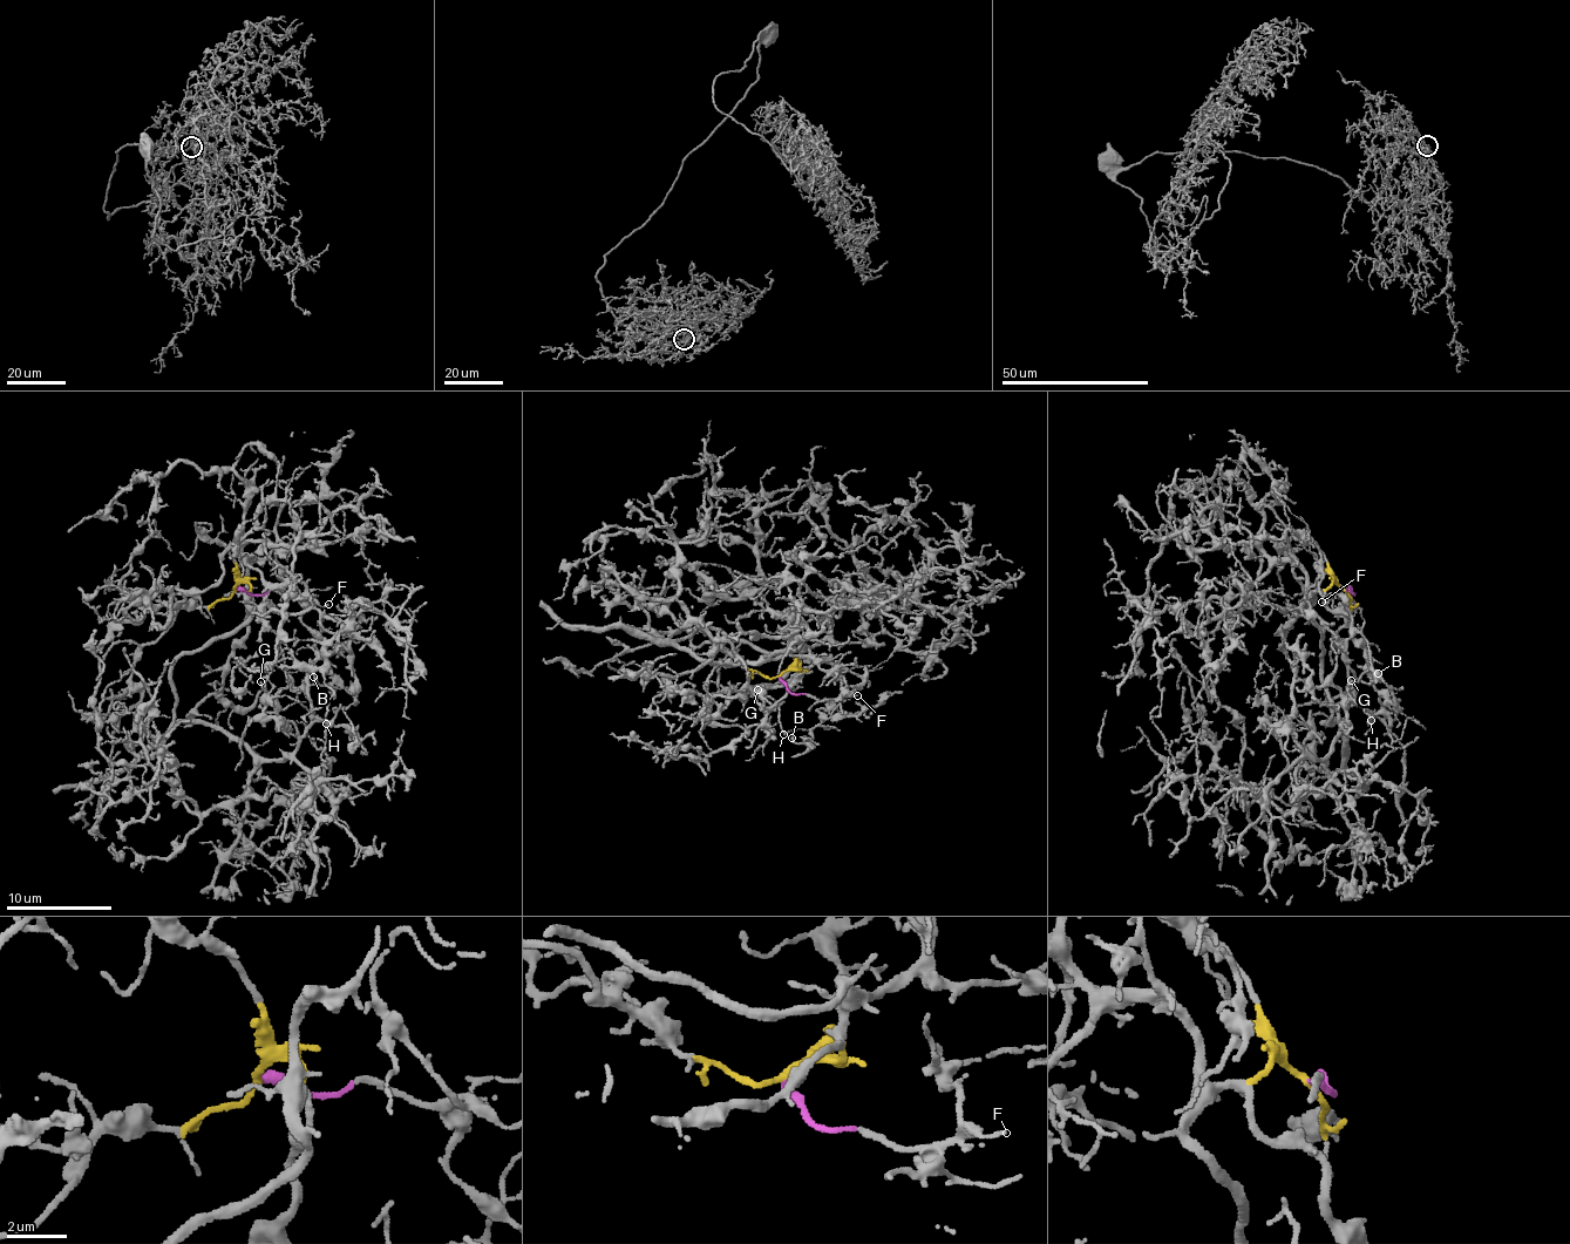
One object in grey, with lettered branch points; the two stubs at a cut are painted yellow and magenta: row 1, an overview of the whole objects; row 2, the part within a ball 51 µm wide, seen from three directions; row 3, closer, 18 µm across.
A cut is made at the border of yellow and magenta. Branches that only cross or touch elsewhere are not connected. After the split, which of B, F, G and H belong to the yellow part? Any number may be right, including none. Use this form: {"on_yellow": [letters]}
{"on_yellow": ["G", "H"]}

